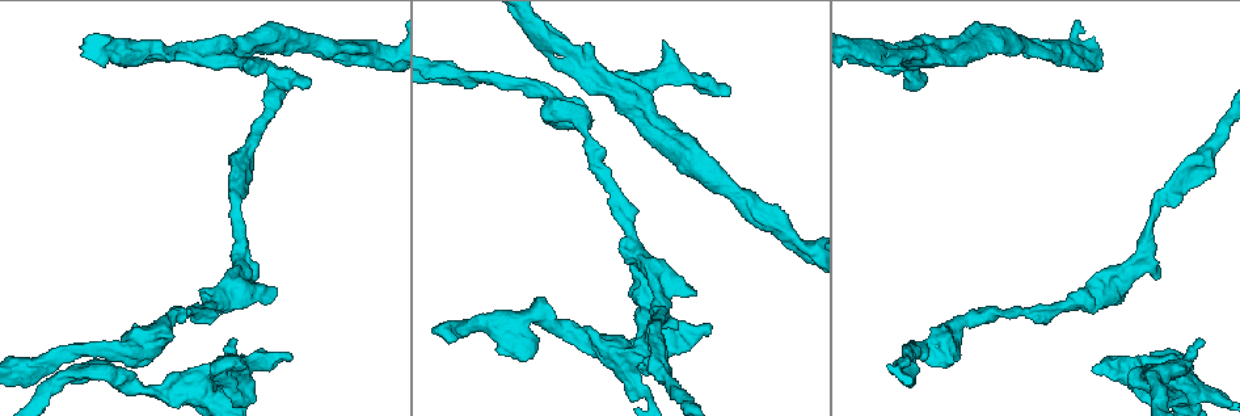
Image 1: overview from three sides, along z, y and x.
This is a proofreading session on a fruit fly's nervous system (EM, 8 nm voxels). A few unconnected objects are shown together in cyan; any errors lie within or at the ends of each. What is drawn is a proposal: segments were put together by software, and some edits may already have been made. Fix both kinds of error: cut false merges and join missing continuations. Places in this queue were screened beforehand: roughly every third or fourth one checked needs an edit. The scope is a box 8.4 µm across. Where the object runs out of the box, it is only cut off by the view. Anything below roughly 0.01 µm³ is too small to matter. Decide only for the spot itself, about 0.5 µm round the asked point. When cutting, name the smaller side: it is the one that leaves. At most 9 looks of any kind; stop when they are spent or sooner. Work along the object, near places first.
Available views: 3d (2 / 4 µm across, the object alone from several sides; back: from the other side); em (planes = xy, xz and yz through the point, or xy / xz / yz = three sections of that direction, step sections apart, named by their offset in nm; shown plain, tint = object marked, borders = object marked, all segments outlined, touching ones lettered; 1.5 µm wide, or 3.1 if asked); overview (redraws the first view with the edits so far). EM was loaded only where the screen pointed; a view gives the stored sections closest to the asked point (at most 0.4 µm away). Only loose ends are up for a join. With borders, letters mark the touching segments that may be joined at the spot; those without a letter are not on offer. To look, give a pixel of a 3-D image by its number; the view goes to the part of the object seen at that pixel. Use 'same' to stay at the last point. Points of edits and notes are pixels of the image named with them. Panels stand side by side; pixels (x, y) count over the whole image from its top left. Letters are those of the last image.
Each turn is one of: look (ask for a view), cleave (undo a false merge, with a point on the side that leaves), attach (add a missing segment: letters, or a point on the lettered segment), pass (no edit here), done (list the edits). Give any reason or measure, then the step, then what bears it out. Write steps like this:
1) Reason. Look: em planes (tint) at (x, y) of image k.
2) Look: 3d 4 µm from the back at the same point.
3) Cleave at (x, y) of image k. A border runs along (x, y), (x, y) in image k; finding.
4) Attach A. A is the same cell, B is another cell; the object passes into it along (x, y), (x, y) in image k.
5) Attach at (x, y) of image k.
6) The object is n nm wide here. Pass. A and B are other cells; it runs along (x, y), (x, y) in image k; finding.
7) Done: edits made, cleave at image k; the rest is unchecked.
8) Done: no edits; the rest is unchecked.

A narrow waist. Look: 3d 4 µm at (448, 67) of image 1.

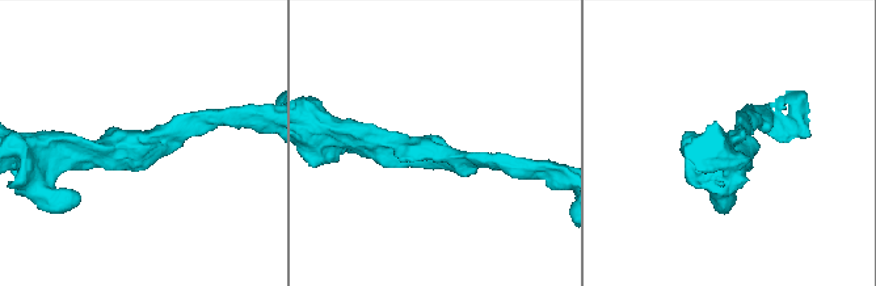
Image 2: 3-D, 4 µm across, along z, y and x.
Look: em planes (tint) at (431, 149) of image 2.

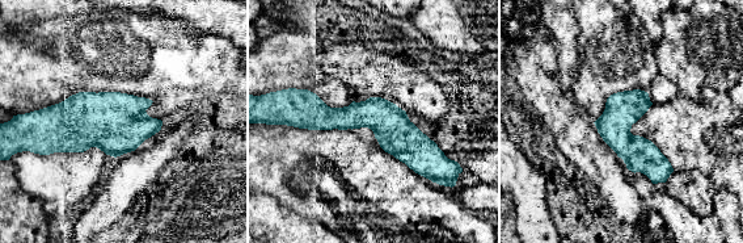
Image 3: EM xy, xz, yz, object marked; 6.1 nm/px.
Look: em planes (borders) at the same point.

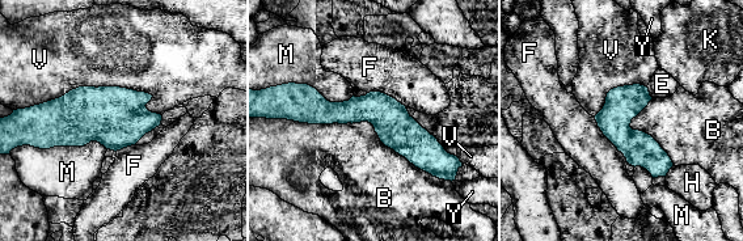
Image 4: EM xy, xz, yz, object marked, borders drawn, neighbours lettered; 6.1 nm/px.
Pass. B, E, F, H, K, M, V and Y are other cells; it runs along (295, 115), (381, 111), (442, 155) in image 4; one cell here.

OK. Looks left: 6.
Sudden change in width. Look: 3d 2 µm from the back at (218, 368) of image 1.

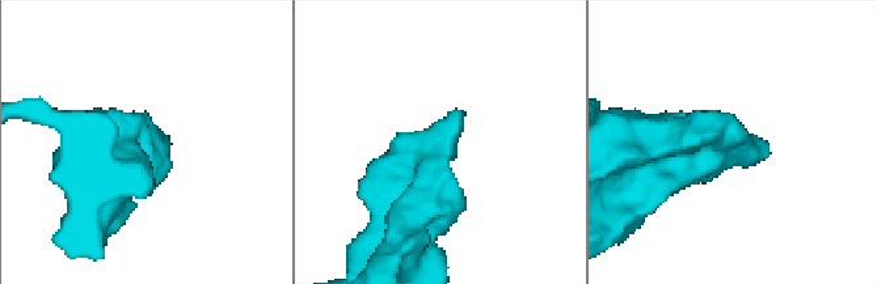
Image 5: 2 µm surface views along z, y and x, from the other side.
Look: em planes (tint) at (431, 150) of image 5.

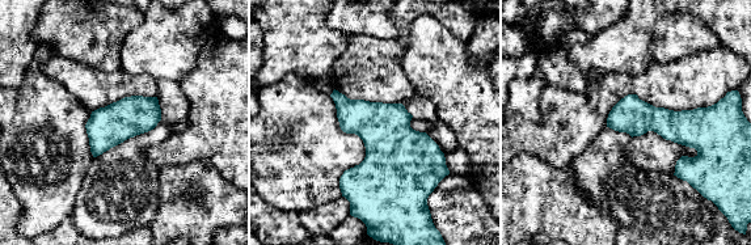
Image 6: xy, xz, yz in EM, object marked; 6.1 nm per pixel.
See the neighbours. Look: em planes (borders) at the same point.

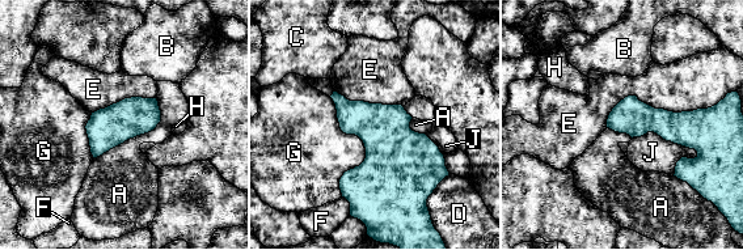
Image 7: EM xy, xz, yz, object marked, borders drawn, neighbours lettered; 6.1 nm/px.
The longest contact is with E, 650 nm. Pass. A, B, C, D, E, F, G, H and J are other cells; a border runs along (329, 97), (364, 148), (342, 196) in image 7; all the same cell.

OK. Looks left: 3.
An open end. Look: em planes (borders) at (257, 277) of image 1.

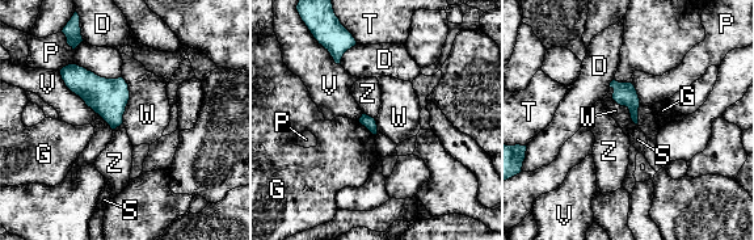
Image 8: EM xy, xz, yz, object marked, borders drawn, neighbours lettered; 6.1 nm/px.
The longest contact is with V, 500 nm. Pass. D, G, P, S, T, V, W and Z are other cells; no lettered segment goes on from it.

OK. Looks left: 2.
Done: no edits; the rest is unchecked.

